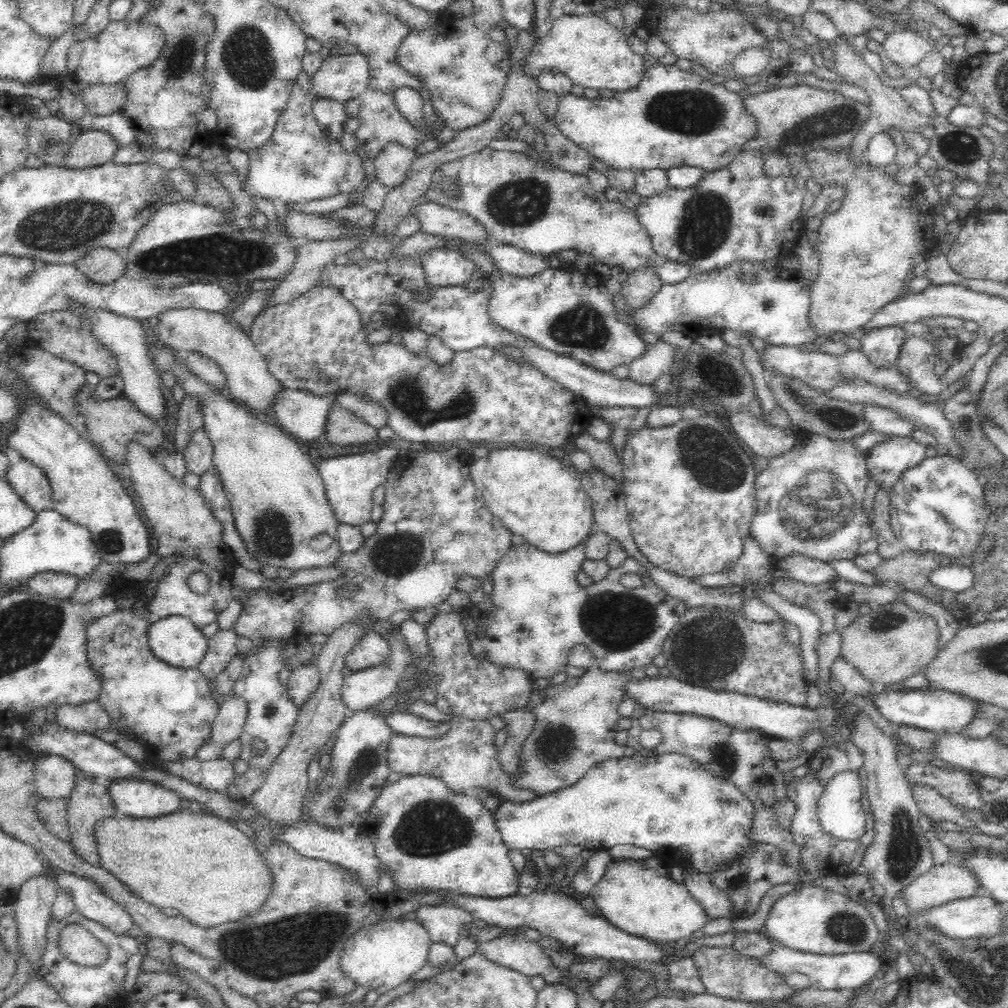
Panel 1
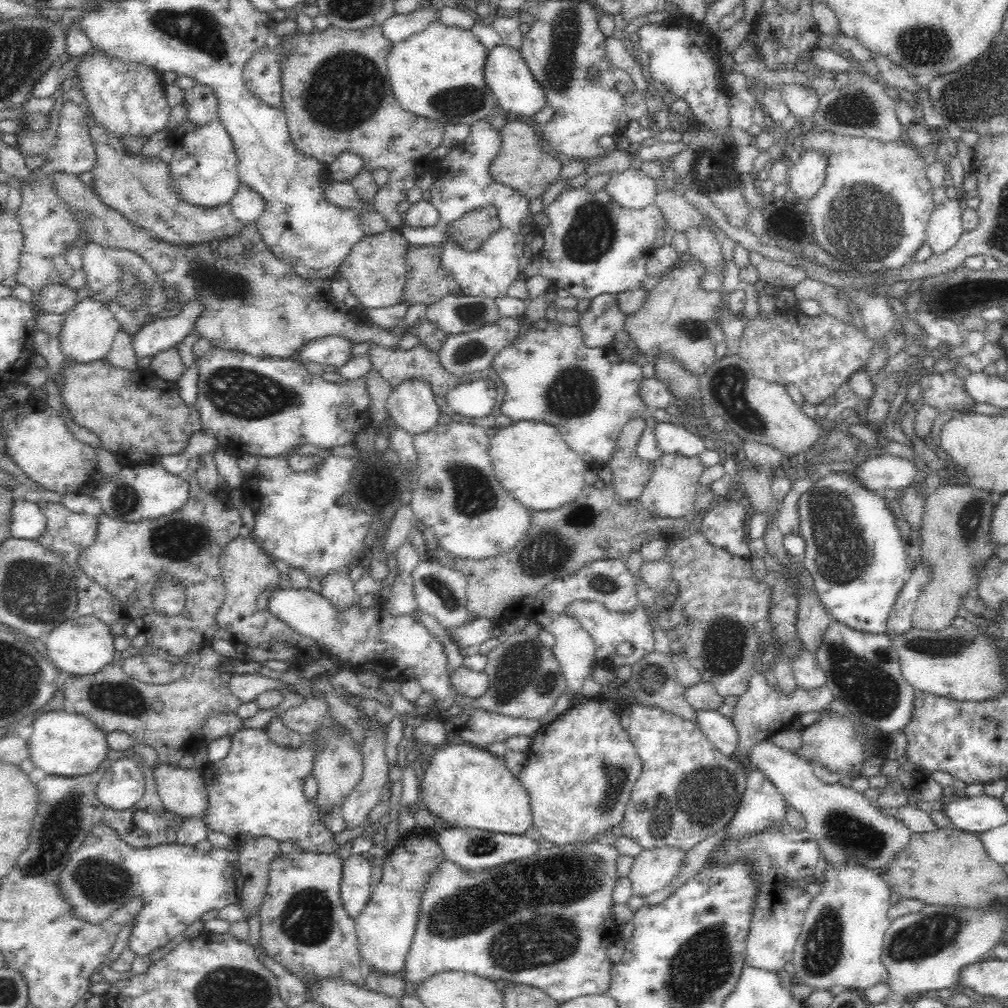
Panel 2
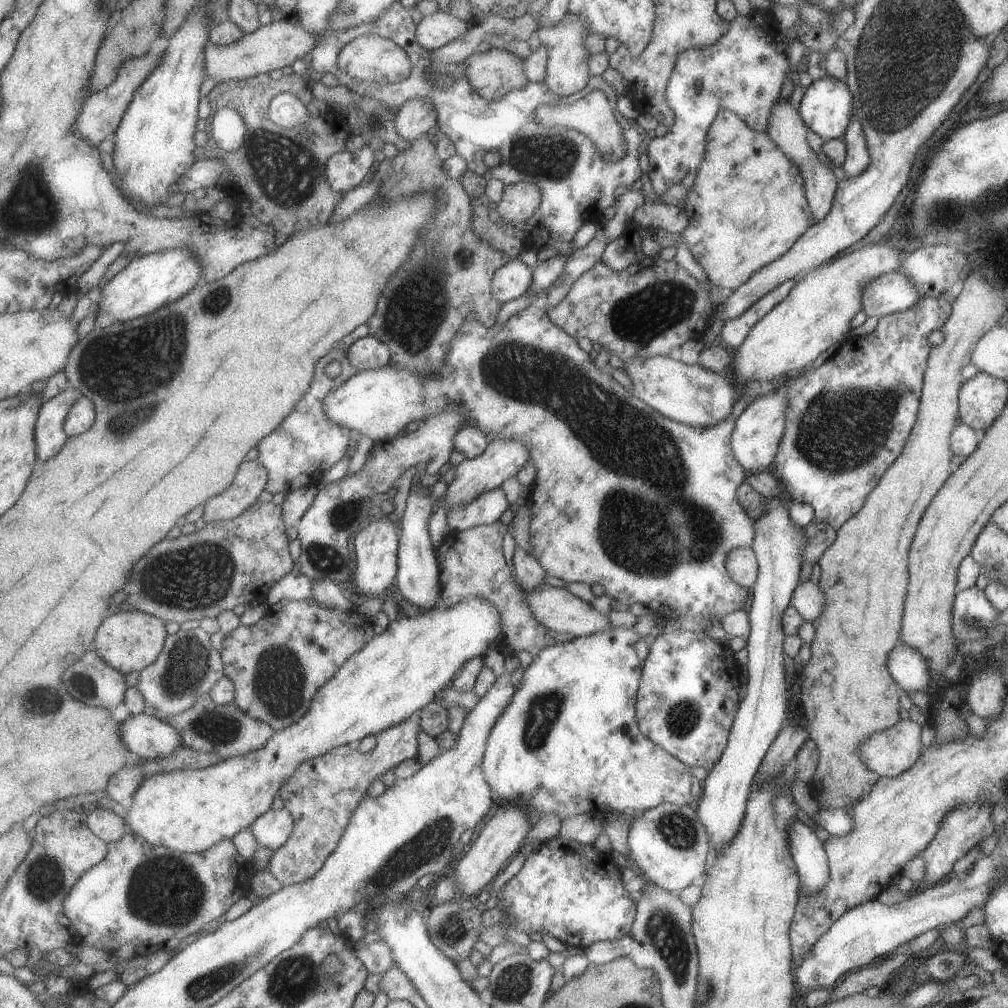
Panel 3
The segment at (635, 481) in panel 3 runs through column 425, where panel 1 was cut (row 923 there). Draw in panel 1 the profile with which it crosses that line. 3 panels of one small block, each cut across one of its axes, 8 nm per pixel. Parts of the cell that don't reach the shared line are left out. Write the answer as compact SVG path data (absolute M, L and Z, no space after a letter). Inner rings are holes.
M390 919L359 930L340 953L341 969L359 985L378 995L408 981L426 964L432 939L429 932L415 920Z

